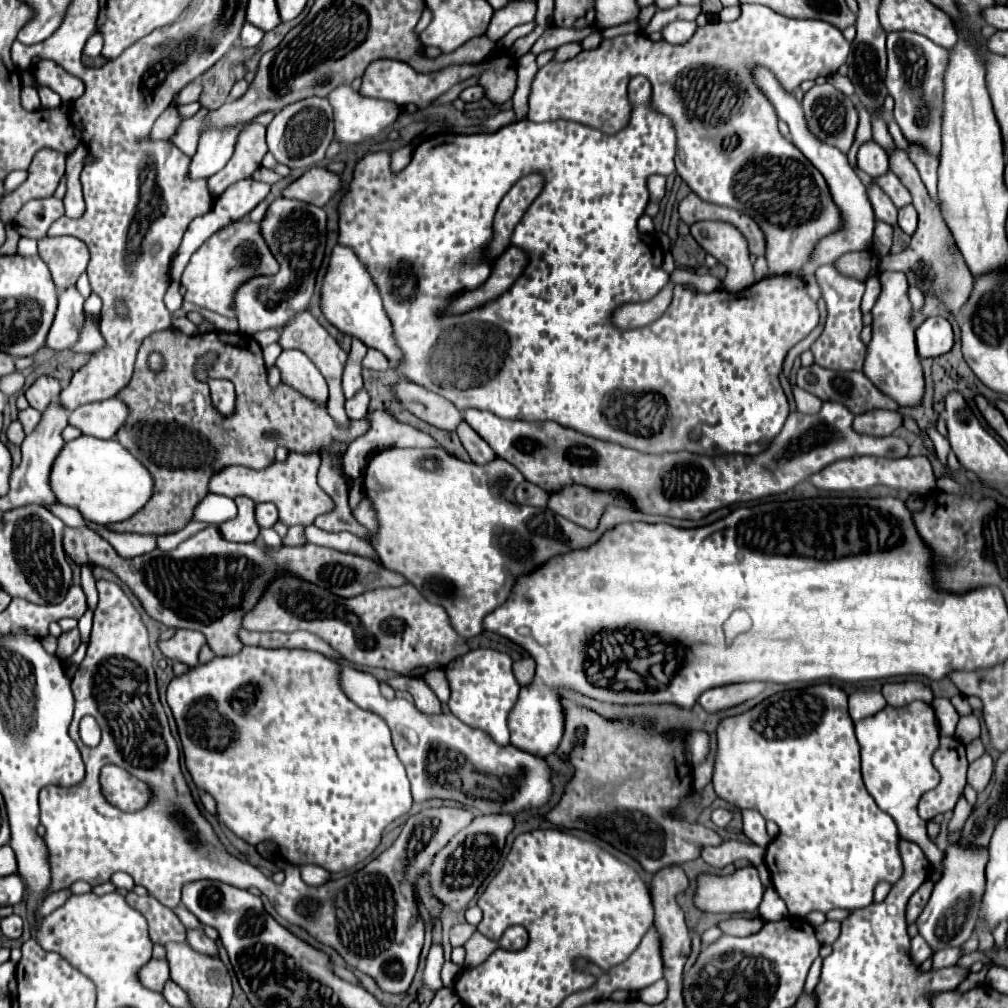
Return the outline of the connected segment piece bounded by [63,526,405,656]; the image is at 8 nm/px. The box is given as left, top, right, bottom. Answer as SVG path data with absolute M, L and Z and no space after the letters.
M65 526L63 530L63 550L77 566L87 564L111 570L131 588L153 620L169 628L201 632L217 656L231 656L241 650L237 640L241 618L257 604L263 588L281 570L289 570L341 598L353 598L365 590L405 584L403 576L357 554L345 554L315 544L303 548L283 546L279 552L265 552L263 546L261 538L249 544L237 544L225 540L217 530L201 530L183 540L171 552L153 550L135 558L121 558L107 540L89 528Z

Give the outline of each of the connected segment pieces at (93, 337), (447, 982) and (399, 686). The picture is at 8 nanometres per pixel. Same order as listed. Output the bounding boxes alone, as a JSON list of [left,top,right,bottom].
[[71,314,105,354],[441,960,461,986],[387,676,441,714]]

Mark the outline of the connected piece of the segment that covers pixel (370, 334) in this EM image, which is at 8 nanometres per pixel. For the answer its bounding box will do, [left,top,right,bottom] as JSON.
[321,246,401,364]

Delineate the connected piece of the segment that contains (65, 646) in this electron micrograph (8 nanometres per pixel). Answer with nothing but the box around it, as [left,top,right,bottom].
[57,630,81,658]

